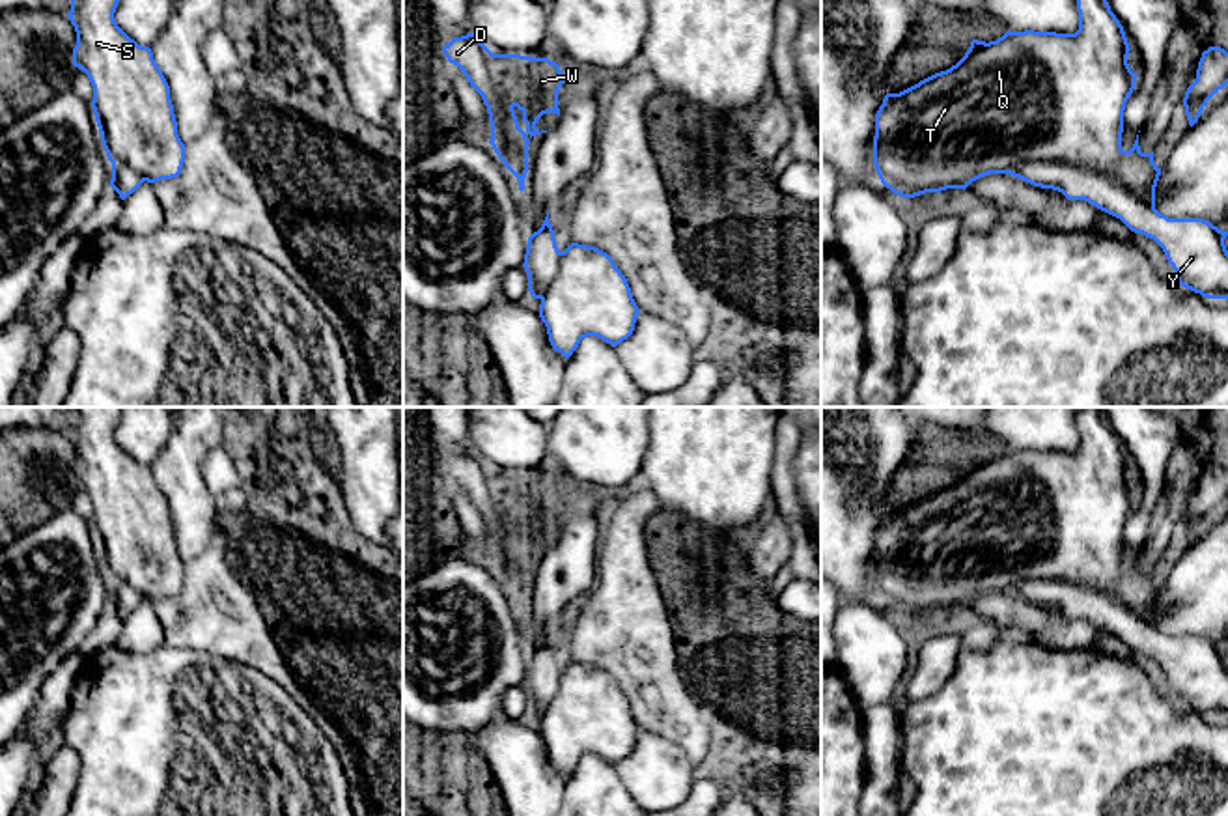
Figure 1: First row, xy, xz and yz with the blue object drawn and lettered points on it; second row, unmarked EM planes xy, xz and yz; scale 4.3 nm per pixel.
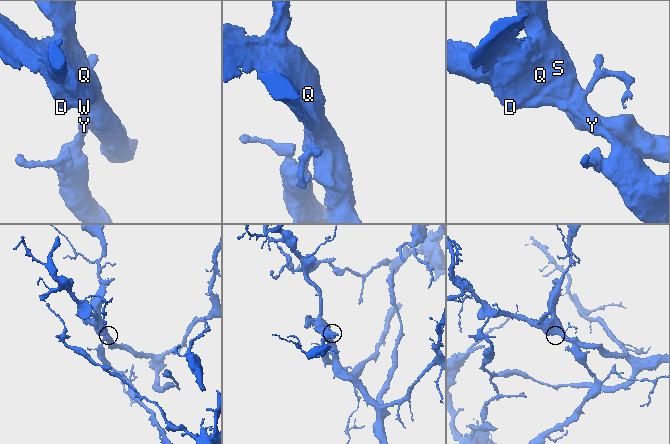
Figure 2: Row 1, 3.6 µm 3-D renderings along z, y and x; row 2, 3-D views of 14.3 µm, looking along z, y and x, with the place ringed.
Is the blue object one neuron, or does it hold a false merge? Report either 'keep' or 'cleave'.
cleave

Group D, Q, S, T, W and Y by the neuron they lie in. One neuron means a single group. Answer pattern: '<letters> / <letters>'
D Q S T W / Y

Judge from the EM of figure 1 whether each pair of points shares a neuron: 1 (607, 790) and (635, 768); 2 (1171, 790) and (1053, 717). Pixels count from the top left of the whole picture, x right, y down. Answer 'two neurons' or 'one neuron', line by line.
1: two neurons
2: one neuron

